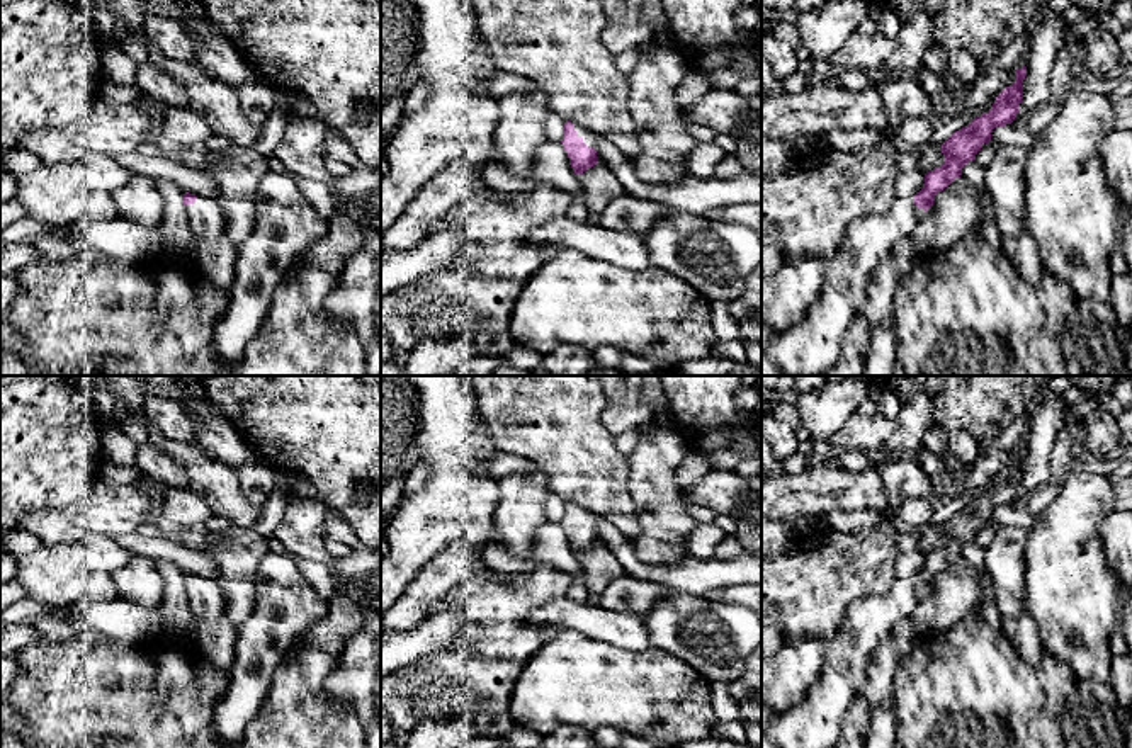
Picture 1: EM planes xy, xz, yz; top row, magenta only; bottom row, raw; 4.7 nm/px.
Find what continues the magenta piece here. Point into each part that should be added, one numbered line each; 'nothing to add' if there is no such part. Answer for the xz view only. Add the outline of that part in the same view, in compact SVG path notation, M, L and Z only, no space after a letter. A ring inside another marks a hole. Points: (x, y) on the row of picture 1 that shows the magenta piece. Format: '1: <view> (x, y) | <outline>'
1: xz (583, 131) | M569 121L569 122L573 124L576 134L583 138L583 143L586 146L593 146L593 138L595 138L597 133L591 131L590 128L583 126L583 124L578 124L578 122L573 122L573 121Z

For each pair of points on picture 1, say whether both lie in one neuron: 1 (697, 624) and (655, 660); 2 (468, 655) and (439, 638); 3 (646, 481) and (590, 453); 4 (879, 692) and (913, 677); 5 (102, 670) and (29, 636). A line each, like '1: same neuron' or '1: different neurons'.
1: different neurons
2: different neurons
3: different neurons
4: different neurons
5: different neurons

